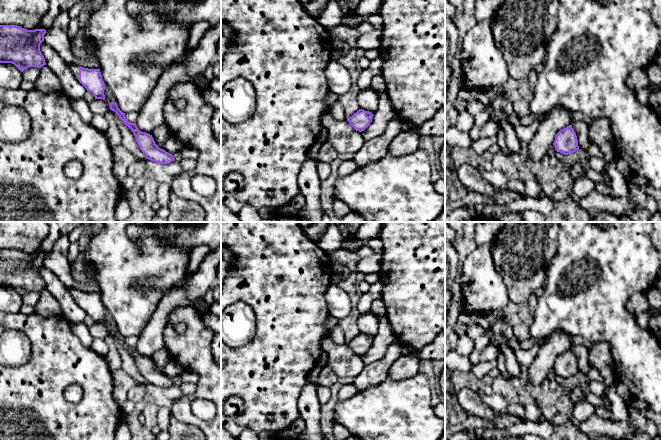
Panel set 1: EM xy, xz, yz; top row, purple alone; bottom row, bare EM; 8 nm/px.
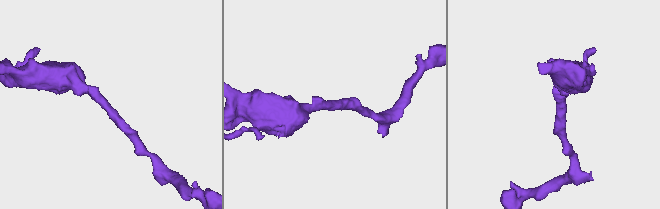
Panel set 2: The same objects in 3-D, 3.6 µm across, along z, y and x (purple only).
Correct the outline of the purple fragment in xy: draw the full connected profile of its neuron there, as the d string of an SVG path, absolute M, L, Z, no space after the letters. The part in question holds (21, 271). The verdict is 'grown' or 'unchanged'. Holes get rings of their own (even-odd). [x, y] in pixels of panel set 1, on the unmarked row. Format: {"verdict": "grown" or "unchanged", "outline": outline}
{"verdict": "unchanged", "outline": "M0 249L0 287L12 287L21 296L29 291L41 292L46 289L40 275L45 257L45 253L27 254L17 249Z"}

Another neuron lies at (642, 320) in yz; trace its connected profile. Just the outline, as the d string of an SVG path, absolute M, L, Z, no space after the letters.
M649 310L641 313L637 318L636 318L636 322L637 324L645 329L645 330L650 330L649 328L649 319L651 317L651 314L649 313Z

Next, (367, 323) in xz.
M369 312L359 314L357 325L360 333L369 335L375 339L378 333L378 319L373 313Z

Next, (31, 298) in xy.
M29 291L22 296L22 304L34 307L40 299L40 292Z

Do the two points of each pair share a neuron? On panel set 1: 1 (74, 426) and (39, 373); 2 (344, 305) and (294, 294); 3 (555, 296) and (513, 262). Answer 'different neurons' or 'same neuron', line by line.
1: same neuron
2: different neurons
3: different neurons

